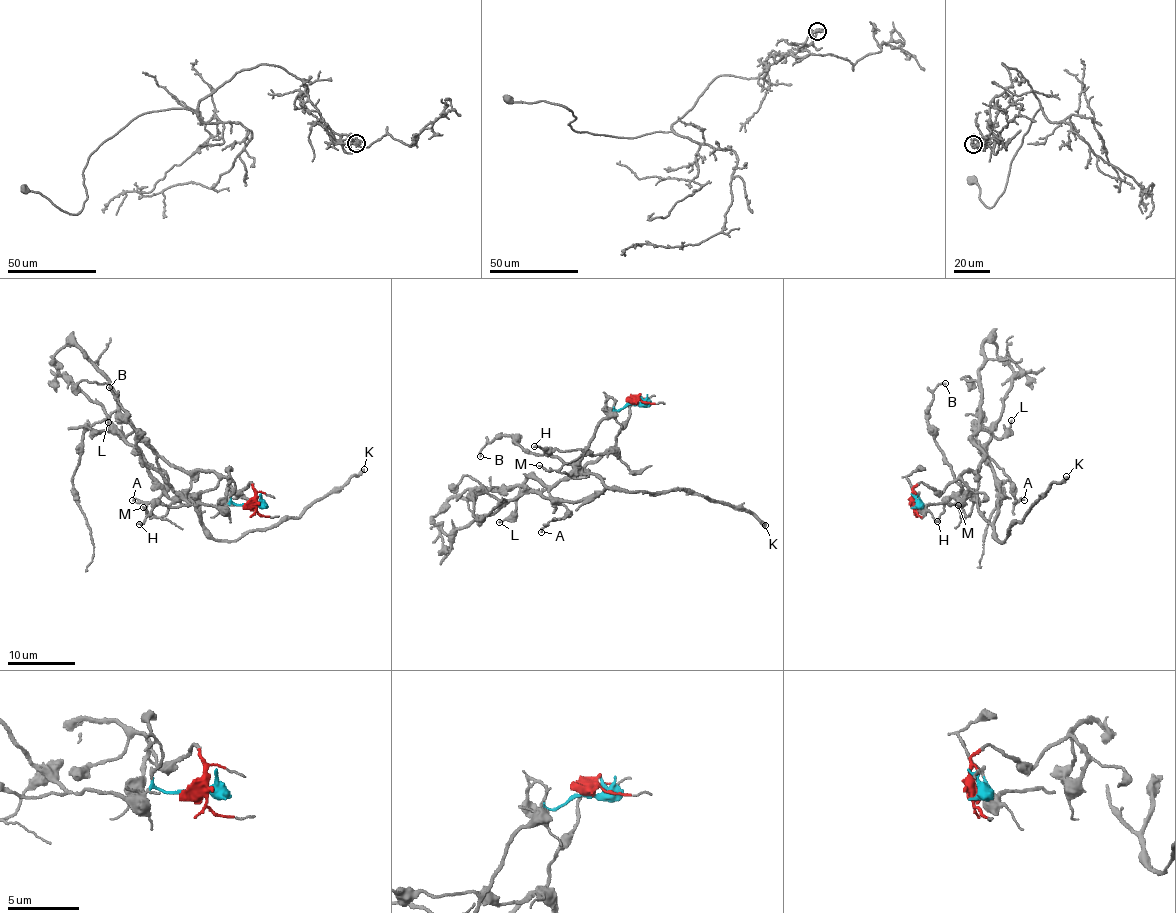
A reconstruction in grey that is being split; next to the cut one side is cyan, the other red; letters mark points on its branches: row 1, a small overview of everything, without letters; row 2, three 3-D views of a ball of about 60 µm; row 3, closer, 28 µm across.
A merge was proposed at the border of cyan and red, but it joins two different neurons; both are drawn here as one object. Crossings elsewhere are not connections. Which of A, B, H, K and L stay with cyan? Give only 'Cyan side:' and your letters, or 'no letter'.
Cyan side: B, H, K

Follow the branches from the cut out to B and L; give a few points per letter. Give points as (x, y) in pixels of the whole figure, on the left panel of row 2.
B: (250, 505), (193, 505), (183, 498), (143, 462), (135, 442), (136, 430), (128, 422), (128, 412), (109, 386)
L: (250, 505), (255, 491), (250, 483), (233, 492), (225, 477), (171, 466), (135, 432), (123, 440), (108, 421)

